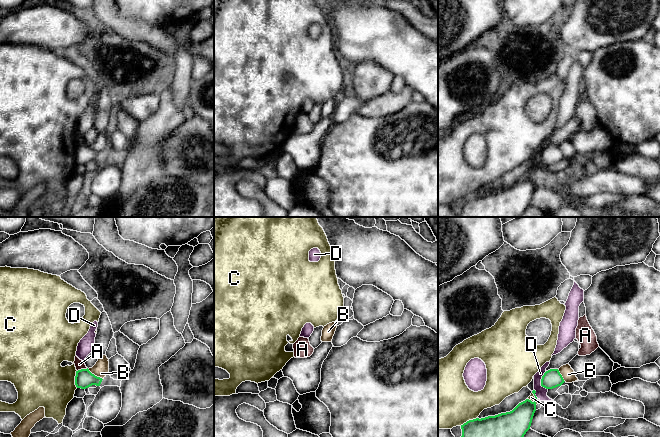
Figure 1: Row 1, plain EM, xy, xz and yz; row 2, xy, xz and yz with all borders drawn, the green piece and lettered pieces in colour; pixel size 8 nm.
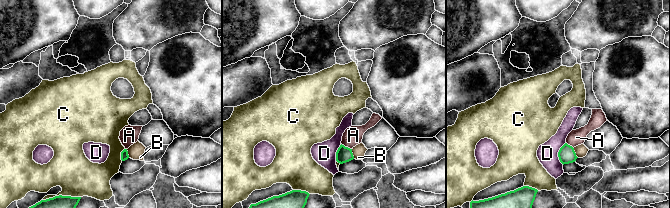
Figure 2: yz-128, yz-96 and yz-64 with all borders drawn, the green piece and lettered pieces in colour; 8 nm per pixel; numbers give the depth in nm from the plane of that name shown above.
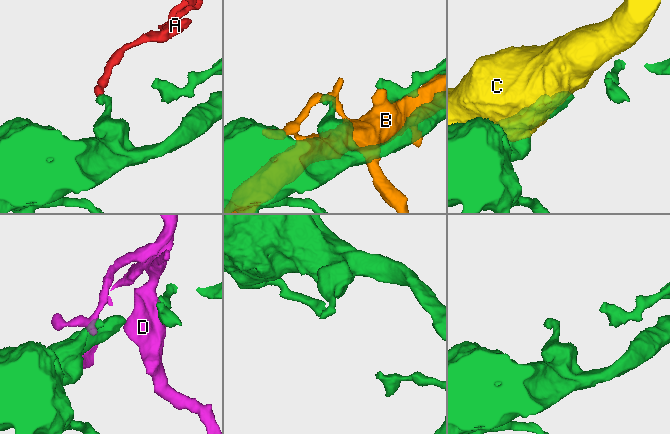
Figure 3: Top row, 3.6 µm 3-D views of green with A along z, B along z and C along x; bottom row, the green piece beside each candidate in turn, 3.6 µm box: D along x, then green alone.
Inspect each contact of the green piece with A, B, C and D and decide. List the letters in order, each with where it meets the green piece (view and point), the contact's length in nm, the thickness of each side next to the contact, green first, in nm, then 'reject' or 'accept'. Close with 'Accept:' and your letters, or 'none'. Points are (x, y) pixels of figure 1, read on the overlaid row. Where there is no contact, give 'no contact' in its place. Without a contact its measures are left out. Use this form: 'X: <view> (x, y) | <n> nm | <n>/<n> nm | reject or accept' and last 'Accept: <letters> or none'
A: xy (82, 369) | 90 nm | 150/80 nm | reject
B: xy (94, 375) | 150 nm | 150/120 nm | reject
C: xy (75, 379) | 140 nm | 150/380 nm | reject
D: yz (541, 381) | 150 nm | 150/100 nm | reject
Accept: none

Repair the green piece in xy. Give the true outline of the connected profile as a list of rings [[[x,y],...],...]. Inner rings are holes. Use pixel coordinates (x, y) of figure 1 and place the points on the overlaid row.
[[[88,368],[76,371],[75,385],[77,388],[86,389],[92,385],[100,386],[102,380],[92,374]]]

